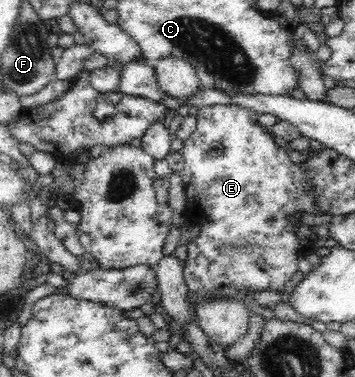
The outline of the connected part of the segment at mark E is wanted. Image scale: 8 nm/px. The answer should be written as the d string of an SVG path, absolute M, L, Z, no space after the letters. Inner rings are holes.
M211 105L211 107L201 107L196 117L198 118L198 123L195 132L184 141L184 147L180 151L184 157L184 168L180 172L186 192L187 210L184 215L190 223L200 226L199 235L186 245L188 255L183 268L190 308L195 312L197 299L201 299L201 297L202 299L239 300L239 293L243 293L243 291L247 291L247 293L251 293L252 295L255 291L275 291L275 293L279 294L285 291L285 285L299 271L297 268L297 265L299 265L299 257L305 253L302 250L301 244L299 244L297 232L291 229L293 229L293 225L302 225L300 223L301 215L299 213L315 213L317 211L317 204L313 202L314 195L310 195L314 191L314 188L308 183L308 176L305 170L299 164L291 161L289 152L285 148L281 148L273 140L273 131L265 125L260 125L260 122L257 121L258 114L254 113L251 109L246 109L239 105ZM289 215L295 217L297 221L291 222L291 220L286 220Z

